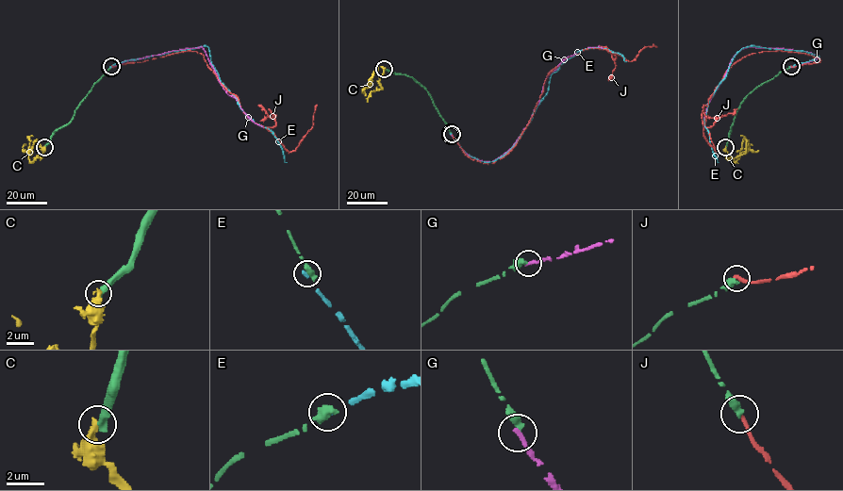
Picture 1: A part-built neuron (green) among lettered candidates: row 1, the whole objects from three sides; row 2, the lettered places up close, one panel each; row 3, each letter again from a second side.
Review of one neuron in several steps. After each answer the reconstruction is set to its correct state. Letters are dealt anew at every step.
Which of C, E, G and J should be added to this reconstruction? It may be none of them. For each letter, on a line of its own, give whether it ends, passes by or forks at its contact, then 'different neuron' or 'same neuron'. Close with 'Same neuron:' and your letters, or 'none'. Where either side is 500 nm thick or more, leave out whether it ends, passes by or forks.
C: it ends there; different neuron
E: different neuron
G: it ends there; different neuron
J: it ends there; same neuron
Same neuron: J

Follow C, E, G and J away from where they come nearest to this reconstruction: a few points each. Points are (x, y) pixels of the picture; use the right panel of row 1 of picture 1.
C: (725, 147), (730, 155), (735, 157), (745, 152), (747, 140), (742, 142), (739, 157), (735, 161), (724, 155)
E: (790, 67), (818, 57), (806, 51), (750, 46), (735, 55), (709, 99), (704, 117), (718, 162)
G: (791, 67), (818, 57), (802, 50), (742, 48), (733, 58), (707, 105), (705, 127)
J: (791, 66), (820, 58), (761, 51), (726, 72), (709, 98), (704, 123), (718, 152), (703, 135), (703, 105)

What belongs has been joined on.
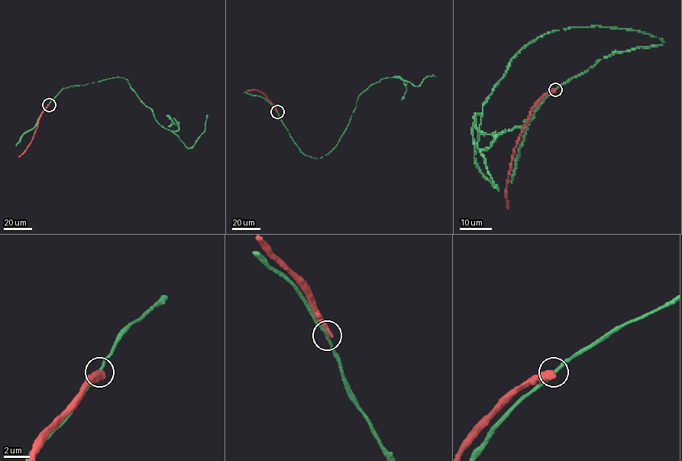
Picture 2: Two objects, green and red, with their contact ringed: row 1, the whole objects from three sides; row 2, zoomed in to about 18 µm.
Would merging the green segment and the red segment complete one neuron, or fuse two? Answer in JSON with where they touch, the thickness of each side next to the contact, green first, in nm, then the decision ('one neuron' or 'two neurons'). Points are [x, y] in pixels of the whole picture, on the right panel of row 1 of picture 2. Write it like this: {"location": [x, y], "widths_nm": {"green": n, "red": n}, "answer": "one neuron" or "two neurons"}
{"location": [555, 89], "widths_nm": {"green": 190, "red": 500}, "answer": "two neurons"}

